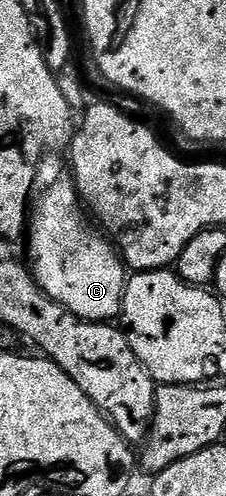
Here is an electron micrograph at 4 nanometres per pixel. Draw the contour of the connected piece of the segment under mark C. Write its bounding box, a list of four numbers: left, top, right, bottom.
[25,181,129,324]

